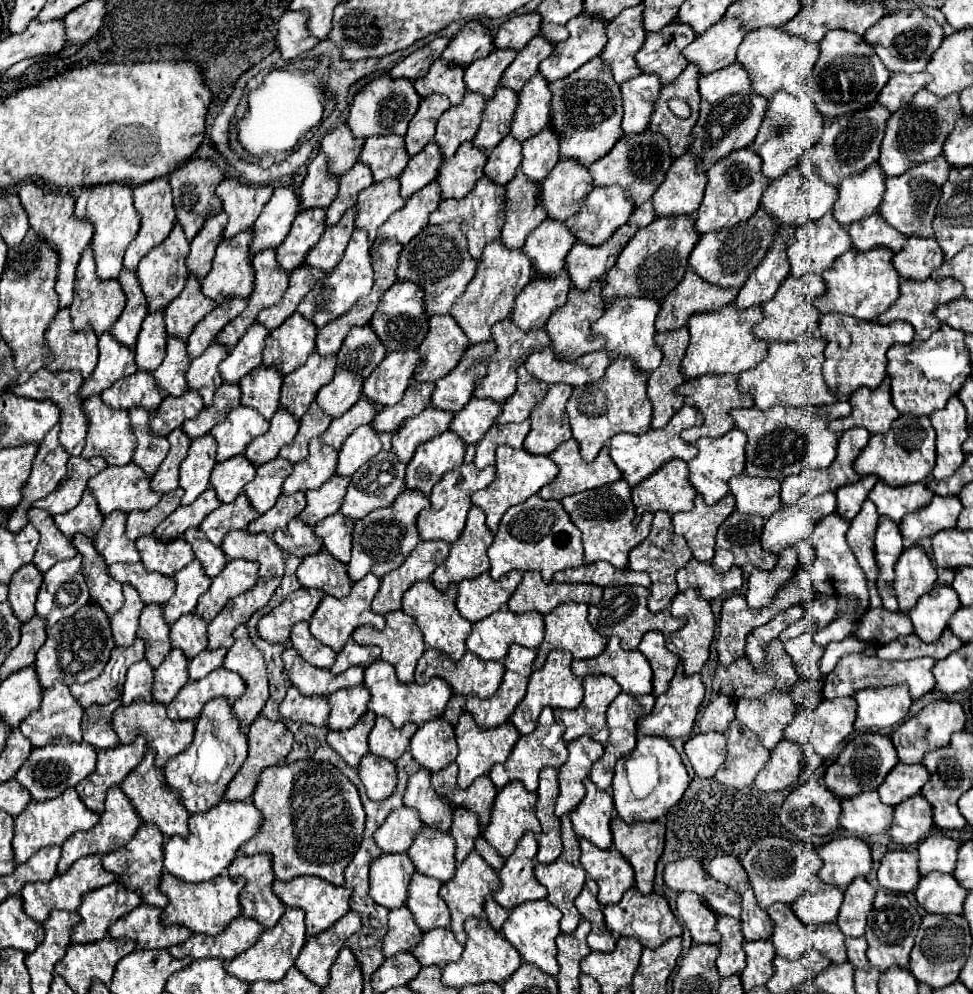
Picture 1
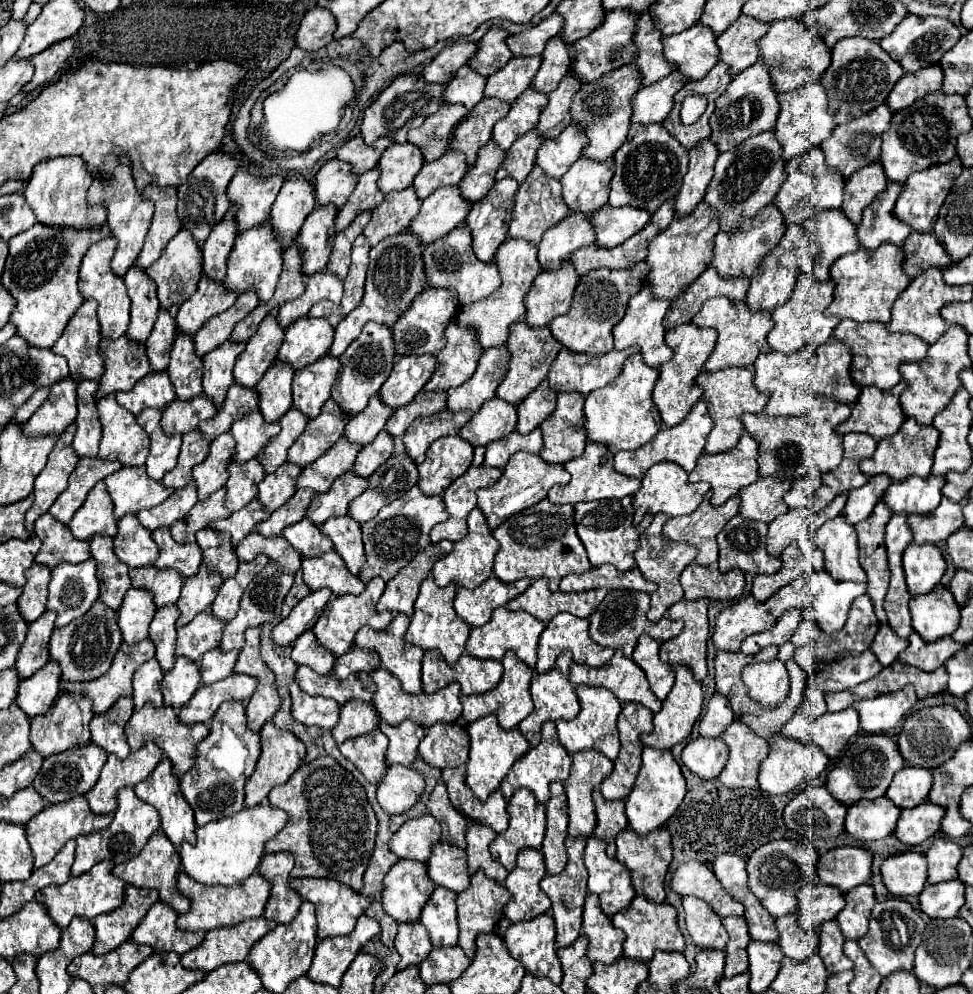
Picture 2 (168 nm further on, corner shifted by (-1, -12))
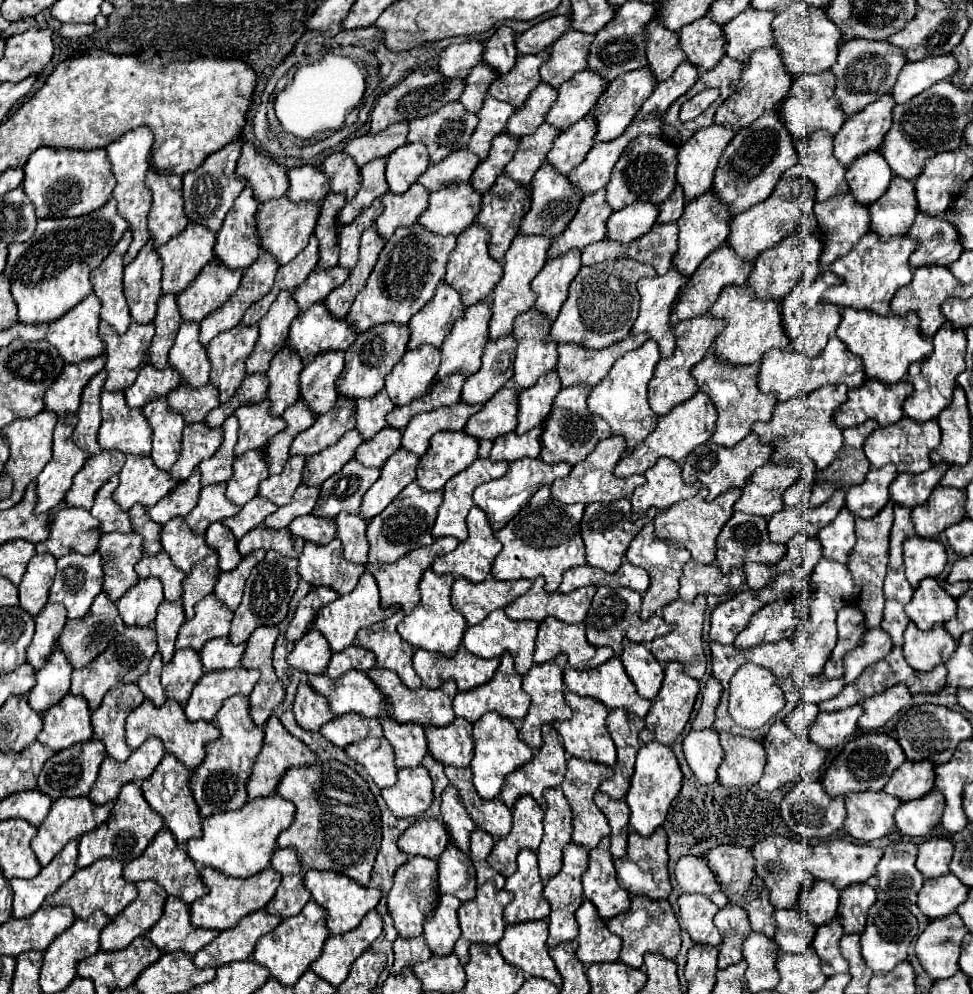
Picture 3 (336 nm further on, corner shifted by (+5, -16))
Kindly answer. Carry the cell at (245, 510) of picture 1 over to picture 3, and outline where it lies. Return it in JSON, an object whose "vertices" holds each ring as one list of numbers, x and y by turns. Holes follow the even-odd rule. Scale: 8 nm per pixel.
{"vertices":[[255,496,251,502,247,502,239,514,223,520,225,526,229,526,233,530,233,534,237,536,237,540,241,540,251,528,259,526,269,514,273,514,277,510,277,506,263,498,263,496]]}

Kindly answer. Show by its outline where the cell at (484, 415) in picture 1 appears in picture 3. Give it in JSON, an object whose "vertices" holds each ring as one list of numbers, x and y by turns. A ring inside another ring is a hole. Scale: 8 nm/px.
{"vertices":[[501,388,477,414,467,420,465,432,477,440,495,440,517,428,517,392]]}

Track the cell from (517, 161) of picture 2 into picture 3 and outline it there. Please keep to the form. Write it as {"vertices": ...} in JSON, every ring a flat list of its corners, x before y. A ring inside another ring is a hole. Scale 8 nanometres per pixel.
{"vertices":[[543,124,535,134,521,138,519,150,505,166,505,174,509,174,519,184,531,184,539,166,547,160,547,152,551,150,557,136,559,130,555,126]]}

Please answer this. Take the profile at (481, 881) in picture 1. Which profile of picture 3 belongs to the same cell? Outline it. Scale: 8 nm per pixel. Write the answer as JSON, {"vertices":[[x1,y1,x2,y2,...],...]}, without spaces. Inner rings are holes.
{"vertices":[[483,884,477,888,473,900,461,904,459,924,463,934,455,942,455,954,463,966,469,962,471,944,497,944,501,940,505,930,503,910,509,902,511,894,507,890,497,892,493,884]]}

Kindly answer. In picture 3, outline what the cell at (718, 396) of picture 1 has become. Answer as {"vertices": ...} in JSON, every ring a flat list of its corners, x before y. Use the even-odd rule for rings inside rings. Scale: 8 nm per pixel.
{"vertices":[[715,346,709,348,705,358,693,368,693,378,697,380,699,390,709,394,717,408,717,424,711,440,721,446,735,446,739,440,743,440,755,422,769,422,773,418,773,408,777,406,775,392,763,394,757,388,759,380,759,364,747,364,747,366,731,366,723,364,715,356]]}

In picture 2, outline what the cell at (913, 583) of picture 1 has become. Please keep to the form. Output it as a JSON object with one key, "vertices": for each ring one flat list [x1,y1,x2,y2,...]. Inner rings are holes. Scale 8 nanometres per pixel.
{"vertices":[[911,542,903,554,903,568,909,594,921,596,939,584,945,572,945,560,937,546]]}

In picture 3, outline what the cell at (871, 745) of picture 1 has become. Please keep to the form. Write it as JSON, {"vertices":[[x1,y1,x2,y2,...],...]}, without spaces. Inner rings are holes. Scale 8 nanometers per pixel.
{"vertices":[[871,732,849,740,843,752,831,762,823,776,823,786,831,796,845,796,859,790,883,790,893,772,905,762,905,752,891,732]]}

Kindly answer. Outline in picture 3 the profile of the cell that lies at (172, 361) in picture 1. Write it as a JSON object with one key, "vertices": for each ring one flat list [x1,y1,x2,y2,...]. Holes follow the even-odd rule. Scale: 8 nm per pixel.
{"vertices":[[183,322,175,344,169,352,169,366,179,370,183,382,191,386,201,386,205,380,209,382,211,362,207,358,207,350,199,344,199,324]]}

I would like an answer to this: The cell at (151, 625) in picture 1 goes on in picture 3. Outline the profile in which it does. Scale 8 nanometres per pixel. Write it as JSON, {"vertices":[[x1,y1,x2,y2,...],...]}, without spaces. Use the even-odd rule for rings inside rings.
{"vertices":[[165,600,159,606,155,618,155,630,157,630,157,642,159,642,159,652,163,656,163,662,169,662,173,658,175,640,183,622,185,622,185,612,181,600,175,602]]}

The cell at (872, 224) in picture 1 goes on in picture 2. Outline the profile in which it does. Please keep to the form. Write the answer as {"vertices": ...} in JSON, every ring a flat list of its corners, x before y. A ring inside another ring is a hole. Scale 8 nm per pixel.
{"vertices":[[889,184,887,192,883,192,883,196,879,196,879,200,871,202,865,208,863,220,857,228,857,238,859,238,861,248,877,250,883,242,903,246,905,238,911,234,911,228,907,228,907,224,899,224,891,216,891,208,893,208,901,188,903,188,903,184]]}

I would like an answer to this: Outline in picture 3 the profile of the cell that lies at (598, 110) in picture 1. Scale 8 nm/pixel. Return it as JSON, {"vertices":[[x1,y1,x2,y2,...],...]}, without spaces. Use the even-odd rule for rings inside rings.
{"vertices":[[639,68,639,70,633,70,633,72,627,72,625,76,613,80,609,84,609,90,599,98,597,102,597,108,593,110,593,118,597,120,599,124,599,130,597,130,597,136,595,136,595,142,605,142,605,140,613,140,617,136,621,136,625,132,625,128,633,122,635,114,639,112,643,100,653,92,657,80,653,76,653,72,649,68]]}

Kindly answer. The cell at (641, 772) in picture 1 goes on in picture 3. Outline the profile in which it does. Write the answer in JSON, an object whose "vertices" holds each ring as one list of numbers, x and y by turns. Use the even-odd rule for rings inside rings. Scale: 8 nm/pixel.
{"vertices":[[661,742,643,744,639,748,635,774,631,778,631,788,627,792,627,804,631,808,631,818,629,818,631,828,641,836,649,836,655,828,659,828,665,822,673,798,681,790,681,782,683,782,683,772,679,768,673,750]]}

